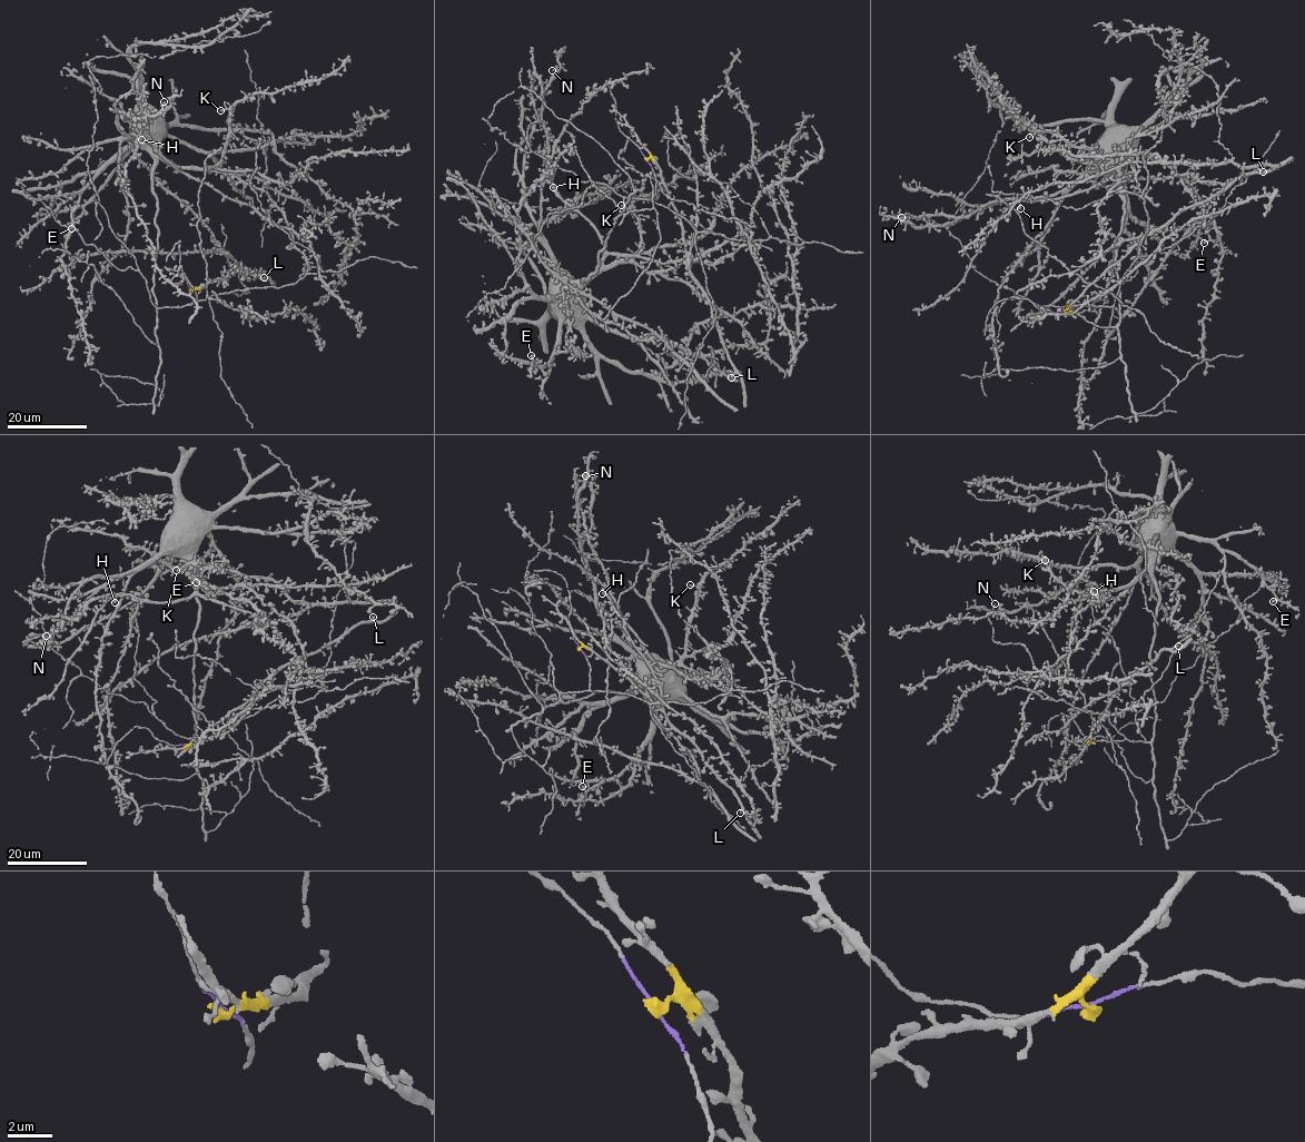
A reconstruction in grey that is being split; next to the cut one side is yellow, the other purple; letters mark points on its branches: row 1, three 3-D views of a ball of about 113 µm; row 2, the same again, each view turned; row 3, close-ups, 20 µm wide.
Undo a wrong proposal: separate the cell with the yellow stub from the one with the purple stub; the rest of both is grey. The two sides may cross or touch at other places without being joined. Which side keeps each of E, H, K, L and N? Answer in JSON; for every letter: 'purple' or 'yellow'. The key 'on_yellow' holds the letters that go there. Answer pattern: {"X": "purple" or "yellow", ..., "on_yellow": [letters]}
{"E": "purple", "H": "purple", "K": "purple", "L": "yellow", "N": "purple", "on_yellow": ["L"]}

